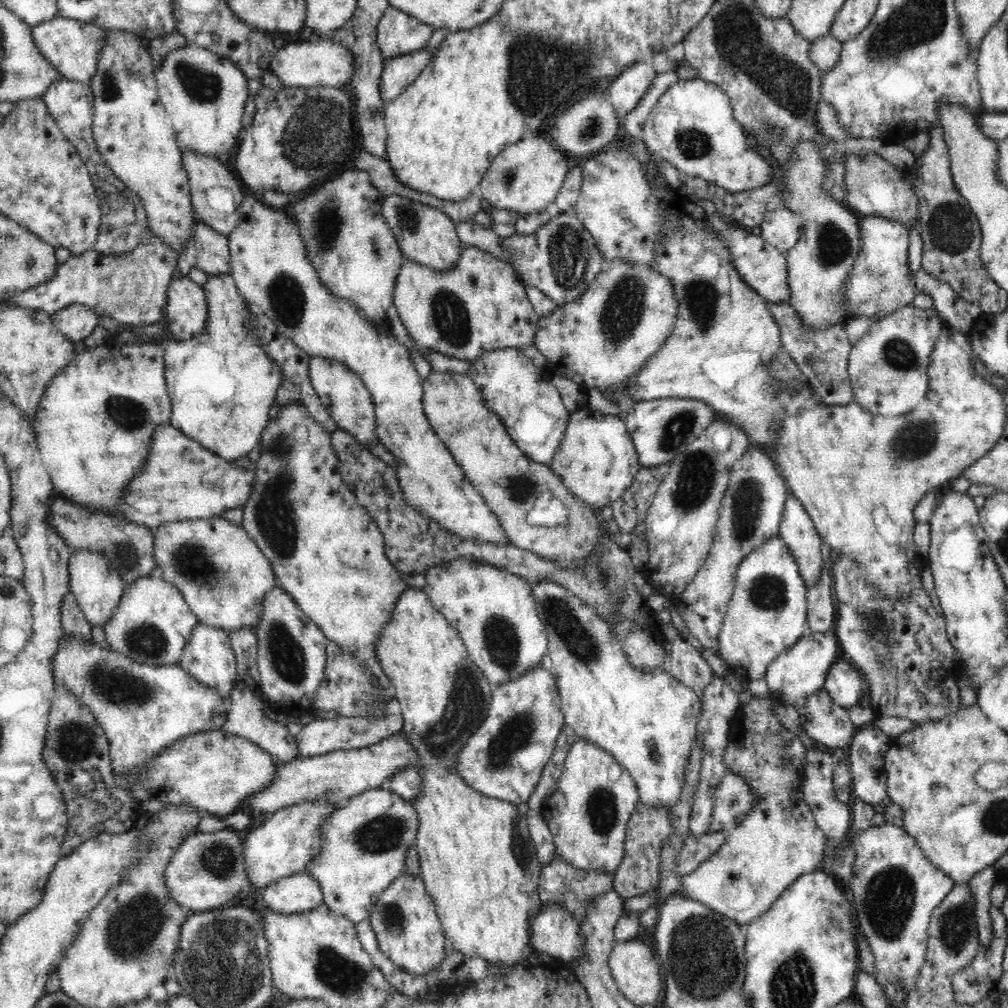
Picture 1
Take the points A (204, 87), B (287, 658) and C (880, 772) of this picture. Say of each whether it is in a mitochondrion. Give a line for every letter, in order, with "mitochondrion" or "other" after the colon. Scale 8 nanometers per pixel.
A: mitochondrion
B: mitochondrion
C: other

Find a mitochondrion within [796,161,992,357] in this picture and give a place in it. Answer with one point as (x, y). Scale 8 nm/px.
(951, 229)

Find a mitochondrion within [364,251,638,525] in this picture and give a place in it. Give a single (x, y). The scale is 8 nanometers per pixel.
(449, 313)

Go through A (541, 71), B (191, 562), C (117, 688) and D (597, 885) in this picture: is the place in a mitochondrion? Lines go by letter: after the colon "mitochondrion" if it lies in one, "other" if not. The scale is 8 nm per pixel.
A: mitochondrion
B: mitochondrion
C: mitochondrion
D: other

